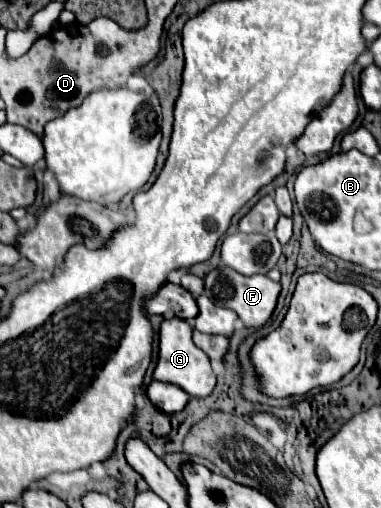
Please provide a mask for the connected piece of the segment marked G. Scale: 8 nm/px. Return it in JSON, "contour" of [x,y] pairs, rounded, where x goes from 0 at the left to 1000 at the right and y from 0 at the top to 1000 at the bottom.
{"contour":[[[430,626],[415,657],[415,717],[404,724],[404,744],[415,752],[462,756],[467,764],[488,768],[504,783],[551,780],[567,760],[567,736],[556,732],[546,701],[504,673],[504,642],[472,626]]]}

